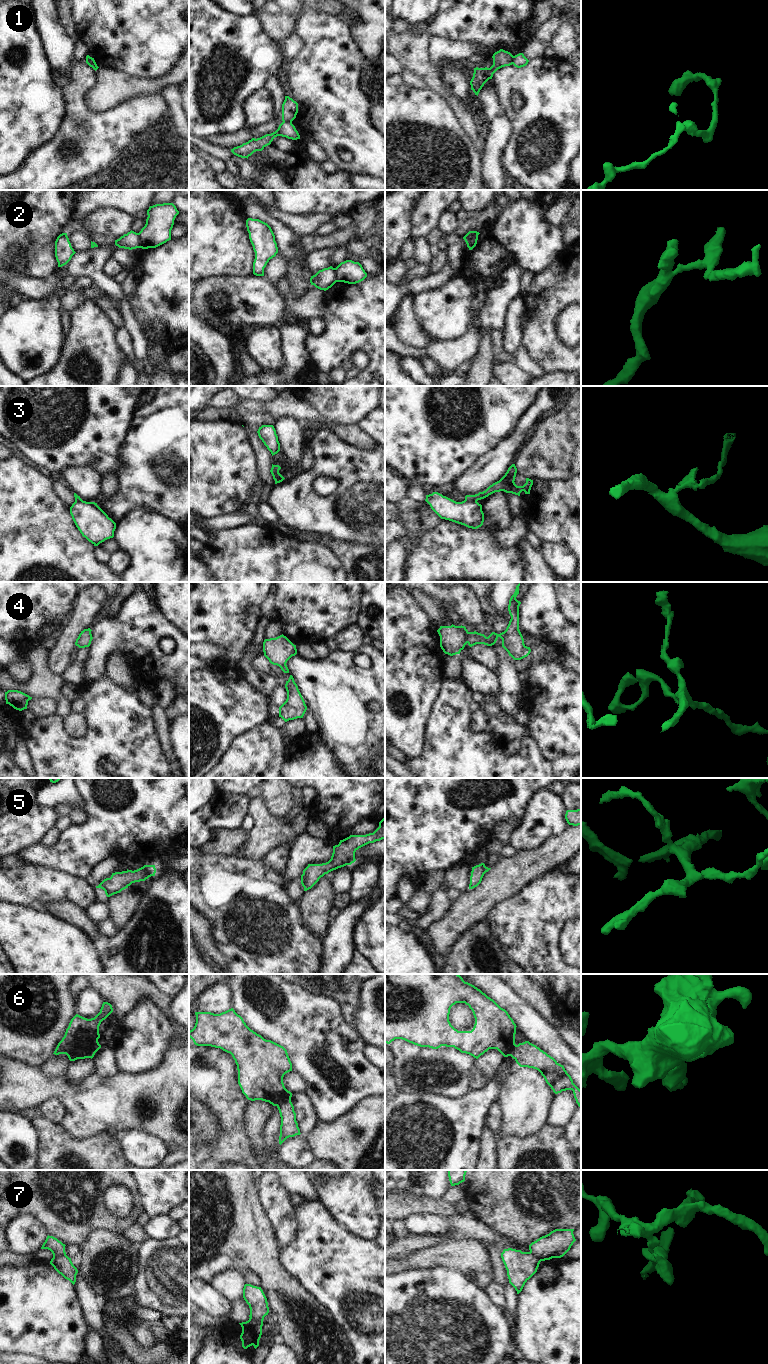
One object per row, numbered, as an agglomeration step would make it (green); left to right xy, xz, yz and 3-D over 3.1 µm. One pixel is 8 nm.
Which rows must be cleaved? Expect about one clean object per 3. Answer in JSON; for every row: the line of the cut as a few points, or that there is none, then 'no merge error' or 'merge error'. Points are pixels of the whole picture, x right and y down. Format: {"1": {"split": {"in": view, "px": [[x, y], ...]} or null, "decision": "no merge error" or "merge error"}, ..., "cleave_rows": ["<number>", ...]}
{"1": {"split": {"in": "xz", "px": [[283, 121], [291, 123]]}, "decision": "merge error"}, "2": {"split": {"in": "xy", "px": [[137, 233], [142, 247]]}, "decision": "merge error"}, "3": {"split": {"in": "yz", "px": [[465, 499], [476, 501]]}, "decision": "merge error"}, "4": {"split": null, "decision": "no merge error"}, "5": {"split": null, "decision": "no merge error"}, "6": {"split": {"in": "xz", "px": [[290, 1099], [281, 1102], [277, 1106]]}, "decision": "merge error"}, "7": {"split": {"in": "xz", "px": [[249, 1318], [262, 1322]]}, "decision": "merge error"}, "cleave_rows": ["1", "2", "3", "6", "7"]}

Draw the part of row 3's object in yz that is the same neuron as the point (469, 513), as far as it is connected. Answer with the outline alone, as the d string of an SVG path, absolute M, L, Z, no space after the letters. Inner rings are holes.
M438 492L426 495L425 501L441 518L468 528L477 529L483 525L484 513L482 505L474 500L456 502Z

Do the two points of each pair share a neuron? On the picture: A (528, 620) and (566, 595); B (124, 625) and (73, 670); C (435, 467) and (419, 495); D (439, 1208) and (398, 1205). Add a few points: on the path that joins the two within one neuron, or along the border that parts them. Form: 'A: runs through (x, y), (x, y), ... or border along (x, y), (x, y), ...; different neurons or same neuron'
A: border along (554, 592), (560, 610), (568, 622); different neurons
B: border along (84, 663), (84, 679), (86, 683); different neurons
C: border along (412, 483), (421, 486); different neurons
D: runs through (429, 1206), (408, 1205); same neuron

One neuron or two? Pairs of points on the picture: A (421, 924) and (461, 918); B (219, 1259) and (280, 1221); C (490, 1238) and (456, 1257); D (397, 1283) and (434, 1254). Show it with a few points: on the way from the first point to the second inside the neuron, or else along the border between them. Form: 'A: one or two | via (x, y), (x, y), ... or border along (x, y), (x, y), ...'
A: two | border along (450, 906), (446, 914), (436, 919), (423, 933)
B: two | border along (261, 1205), (279, 1248)
C: two | border along (460, 1238), (479, 1239), (484, 1244)
D: two | border along (440, 1268), (414, 1268), (395, 1274)

